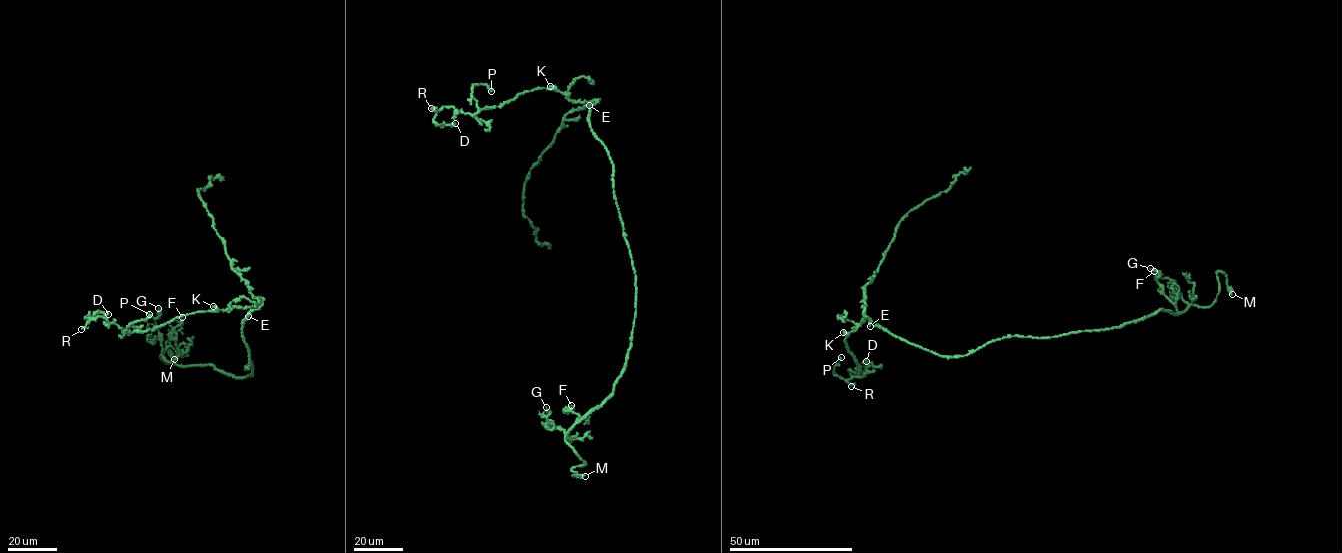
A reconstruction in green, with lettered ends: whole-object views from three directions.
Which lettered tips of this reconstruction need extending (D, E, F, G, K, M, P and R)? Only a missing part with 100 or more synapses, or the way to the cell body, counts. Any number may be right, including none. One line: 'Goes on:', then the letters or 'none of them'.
Goes on: M

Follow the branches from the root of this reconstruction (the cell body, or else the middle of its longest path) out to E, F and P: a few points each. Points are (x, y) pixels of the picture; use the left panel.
E: (246, 366), (245, 369), (250, 364), (250, 356), (242, 332), (248, 316)
F: (246, 366), (251, 363), (252, 375), (236, 379), (211, 365), (176, 364), (179, 351), (173, 329), (182, 317)
P: (246, 366), (250, 356), (242, 328), (257, 306), (198, 311), (153, 329), (125, 332), (149, 314)

